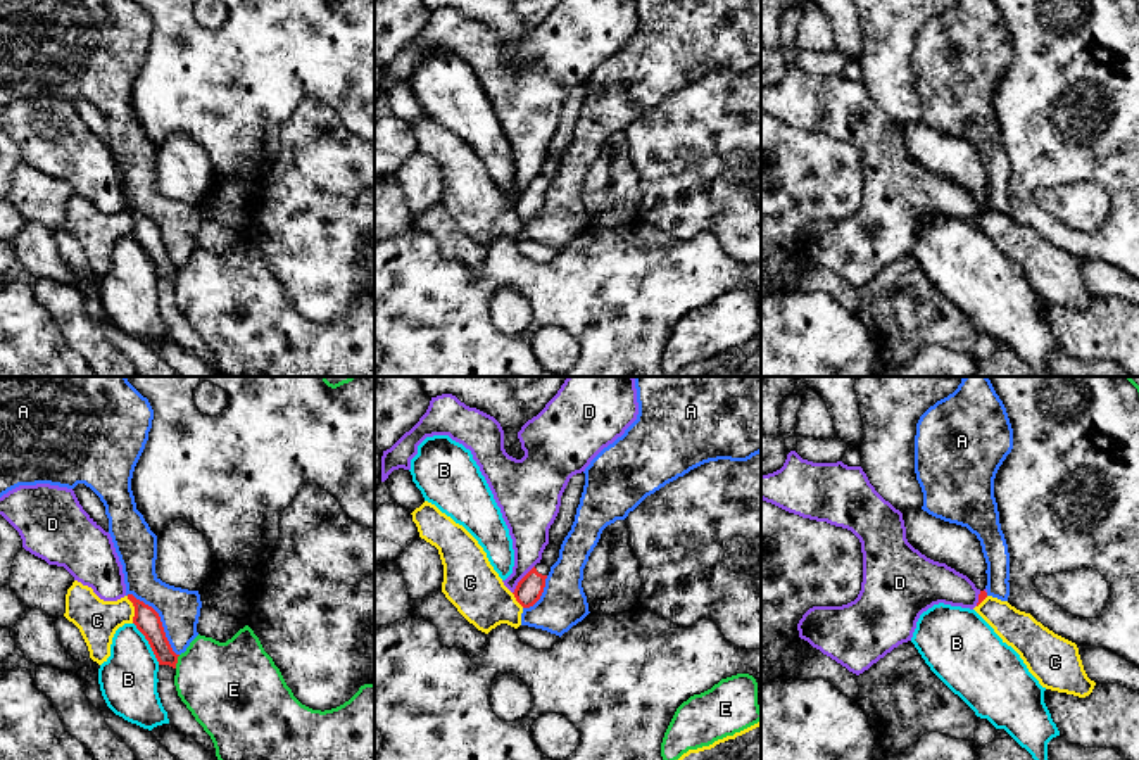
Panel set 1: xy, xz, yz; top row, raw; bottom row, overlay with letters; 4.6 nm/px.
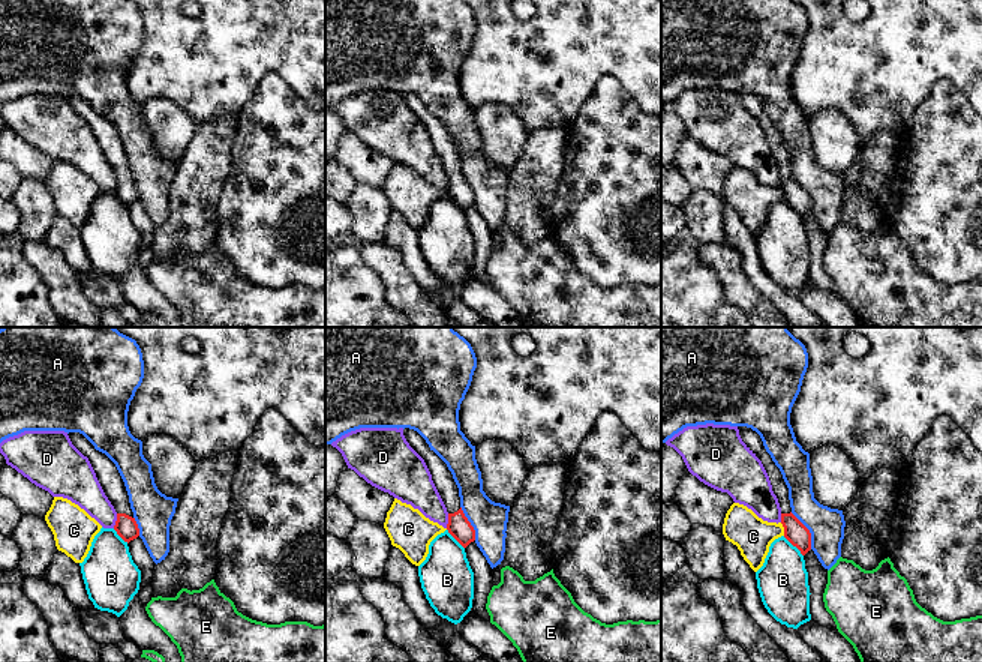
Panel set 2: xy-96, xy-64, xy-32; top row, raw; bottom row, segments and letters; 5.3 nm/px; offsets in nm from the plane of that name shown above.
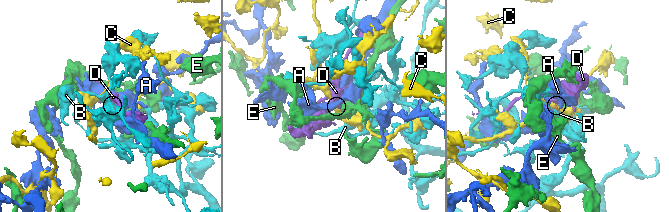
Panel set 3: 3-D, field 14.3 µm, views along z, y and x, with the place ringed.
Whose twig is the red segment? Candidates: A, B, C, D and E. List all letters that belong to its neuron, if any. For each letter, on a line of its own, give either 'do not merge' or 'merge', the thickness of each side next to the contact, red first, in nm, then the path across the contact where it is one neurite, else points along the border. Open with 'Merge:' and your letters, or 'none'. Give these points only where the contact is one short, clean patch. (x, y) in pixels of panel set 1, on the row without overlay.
Merge: none
A: do not merge; calibres 120 and 190 nm; border xy (128, 206), (157, 227), (164, 249), (178, 268)
B: do not merge; calibres 120 and 280 nm
C: do not merge; calibres 120 and 190 nm
D: do not merge; calibres 120 and 190 nm; border xz (534, 178), (513, 206)
E: do not merge; calibres 120 and 400 nm; border xy (180, 268), (175, 280)

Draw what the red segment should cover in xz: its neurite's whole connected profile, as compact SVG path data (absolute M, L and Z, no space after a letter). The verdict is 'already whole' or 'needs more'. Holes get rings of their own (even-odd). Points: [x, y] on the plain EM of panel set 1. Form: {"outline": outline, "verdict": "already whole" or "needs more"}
{"outline": "M540 174L518 195L513 207L523 221L530 221L540 212L549 185L551 181Z", "verdict": "needs more"}

